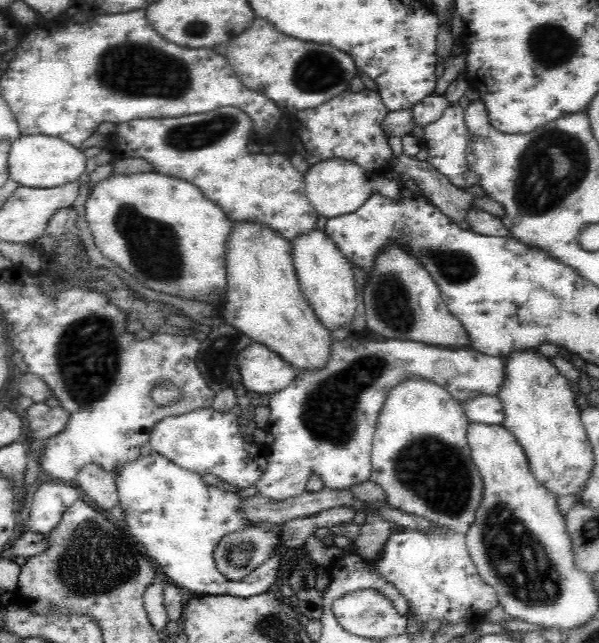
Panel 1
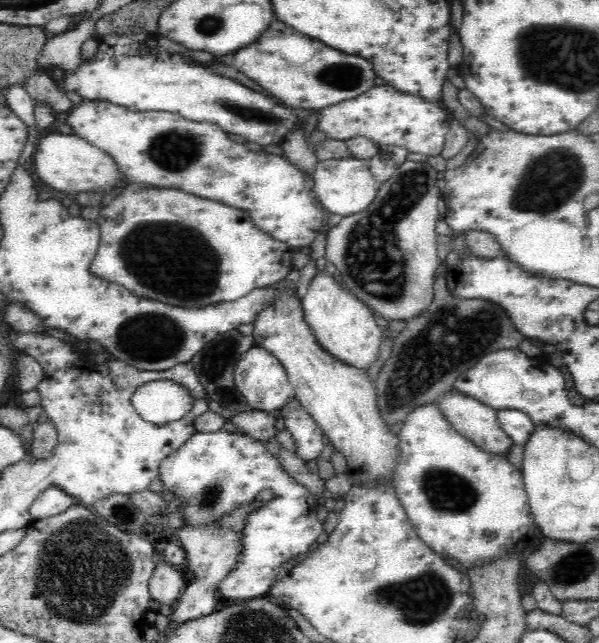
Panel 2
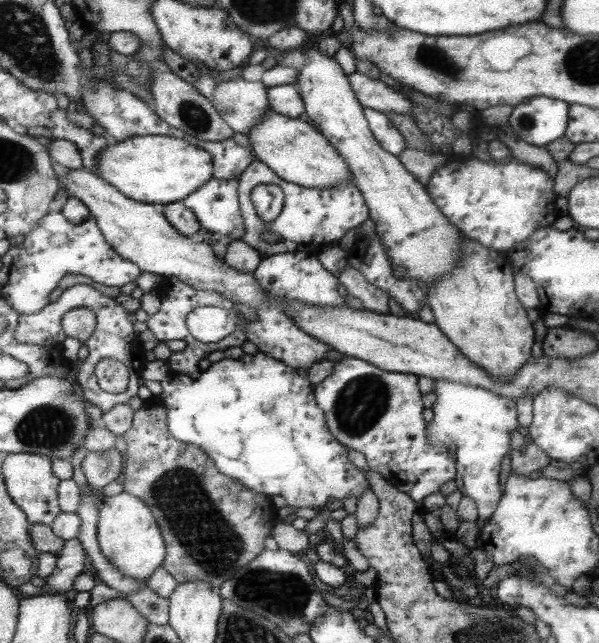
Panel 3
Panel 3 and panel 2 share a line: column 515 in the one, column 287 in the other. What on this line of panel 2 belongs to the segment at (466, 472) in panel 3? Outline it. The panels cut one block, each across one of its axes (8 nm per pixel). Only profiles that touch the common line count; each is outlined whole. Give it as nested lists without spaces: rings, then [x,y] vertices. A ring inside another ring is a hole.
[[[288,400],[284,406],[290,406],[290,414],[286,420],[286,428],[288,432],[292,432],[294,440],[298,442],[298,452],[296,456],[300,456],[300,460],[304,460],[304,464],[316,460],[324,448],[324,434],[322,428],[308,416],[308,412],[302,408],[302,404],[298,400]]]

